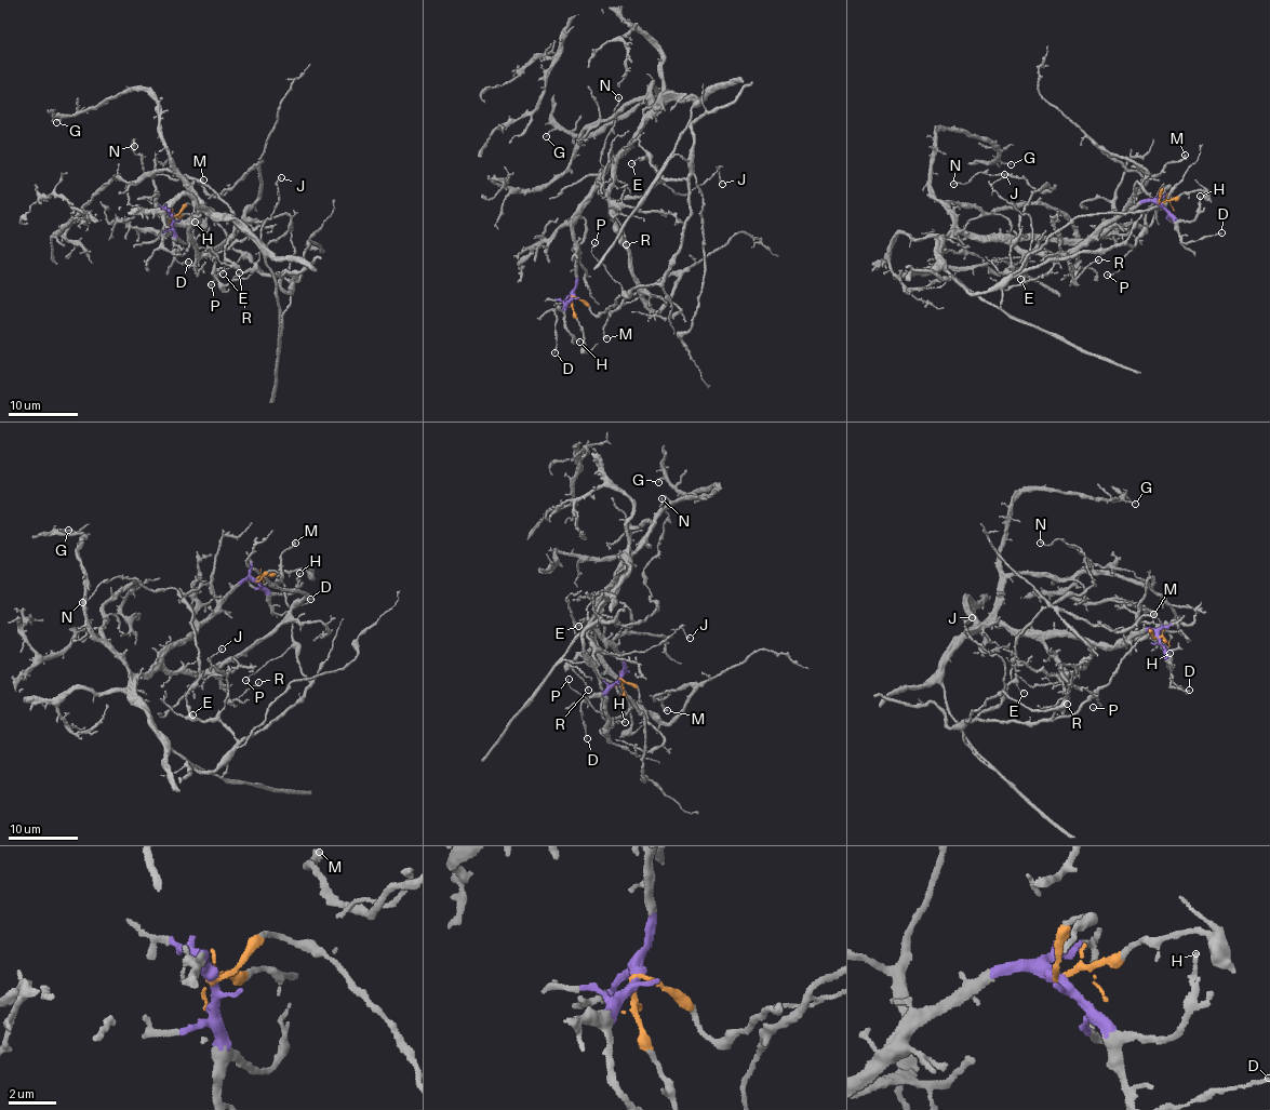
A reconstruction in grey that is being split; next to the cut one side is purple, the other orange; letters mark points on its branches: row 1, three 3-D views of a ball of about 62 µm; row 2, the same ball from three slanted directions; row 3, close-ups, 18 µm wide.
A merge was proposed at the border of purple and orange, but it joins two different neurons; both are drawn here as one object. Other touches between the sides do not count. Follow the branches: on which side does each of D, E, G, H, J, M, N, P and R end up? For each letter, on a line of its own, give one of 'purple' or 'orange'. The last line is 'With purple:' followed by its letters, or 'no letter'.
D: purple
E: orange
G: purple
H: purple
J: orange
M: purple
N: orange
P: orange
R: purple
With purple: D, G, H, M, R

